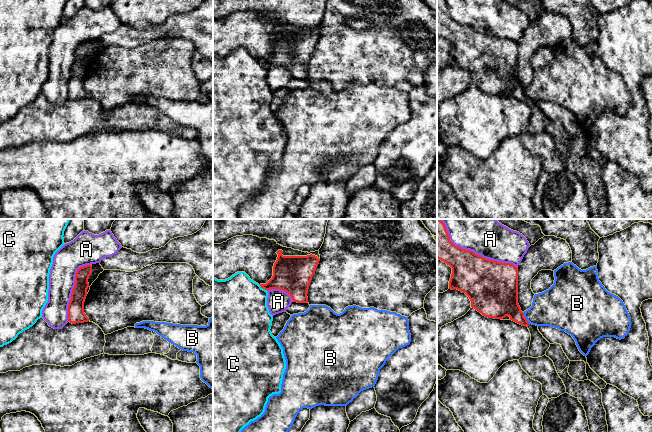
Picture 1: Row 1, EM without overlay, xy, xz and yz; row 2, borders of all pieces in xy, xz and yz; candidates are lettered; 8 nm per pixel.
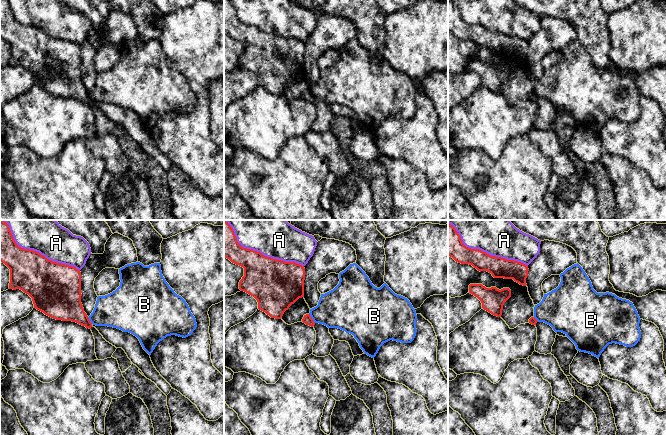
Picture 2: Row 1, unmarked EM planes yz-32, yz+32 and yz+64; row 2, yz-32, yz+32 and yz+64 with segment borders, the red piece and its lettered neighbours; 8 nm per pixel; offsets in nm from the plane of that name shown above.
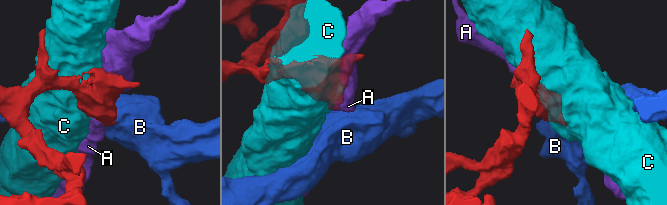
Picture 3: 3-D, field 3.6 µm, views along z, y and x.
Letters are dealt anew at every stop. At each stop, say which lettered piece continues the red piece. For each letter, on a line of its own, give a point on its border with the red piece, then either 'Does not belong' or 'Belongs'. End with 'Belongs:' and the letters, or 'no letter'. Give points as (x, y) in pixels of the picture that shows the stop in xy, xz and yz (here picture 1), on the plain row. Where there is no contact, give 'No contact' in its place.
A: Touches red at yz (474, 29). Does not belong
B: Touches red at yz (525, 94). Does not belong
C: Touches red at xz (263, 64). Does not belong
Belongs: no letter

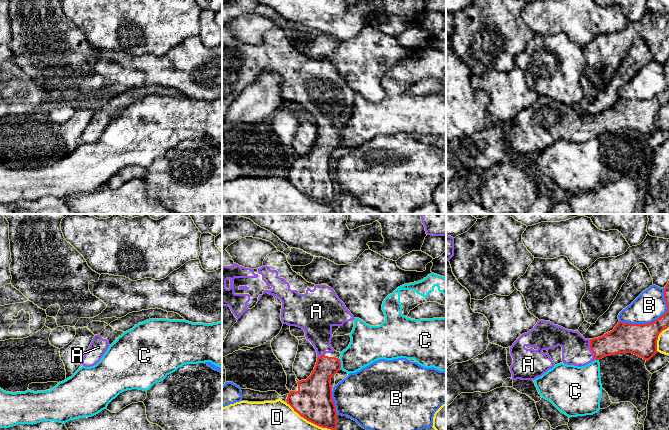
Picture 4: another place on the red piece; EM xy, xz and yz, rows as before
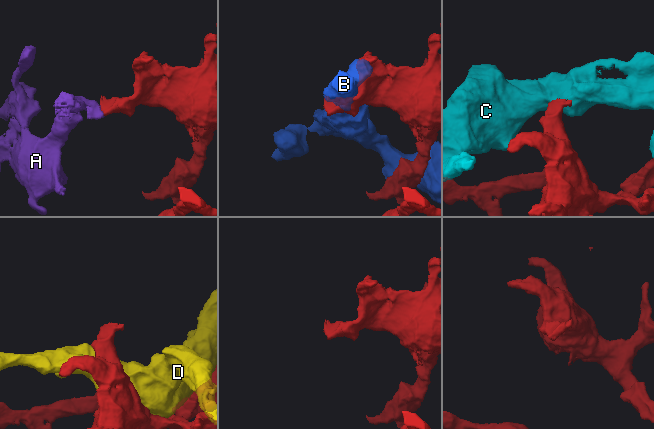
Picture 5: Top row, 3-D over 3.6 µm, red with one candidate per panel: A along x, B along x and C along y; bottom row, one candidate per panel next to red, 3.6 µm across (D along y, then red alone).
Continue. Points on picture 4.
A: Touches red at yz (590, 124). Belongs
B: Touches red at yz (654, 96). Does not belong
C: Touches red at xz (340, 140). Does not belong
D: Touches red at xz (311, 198). Does not belong
Belongs: A

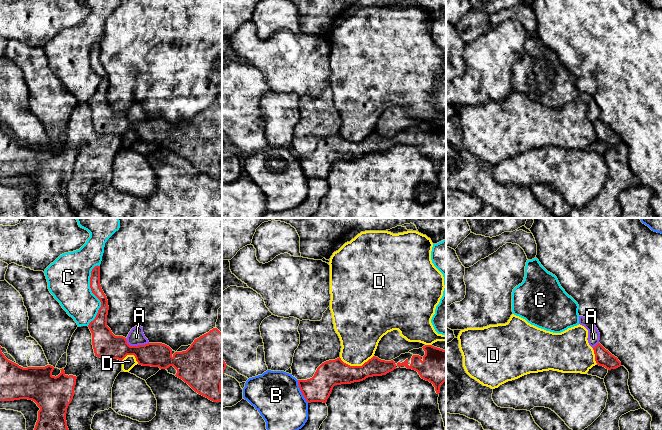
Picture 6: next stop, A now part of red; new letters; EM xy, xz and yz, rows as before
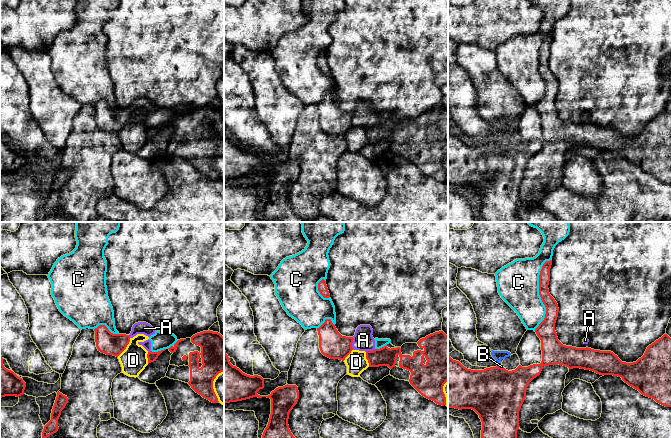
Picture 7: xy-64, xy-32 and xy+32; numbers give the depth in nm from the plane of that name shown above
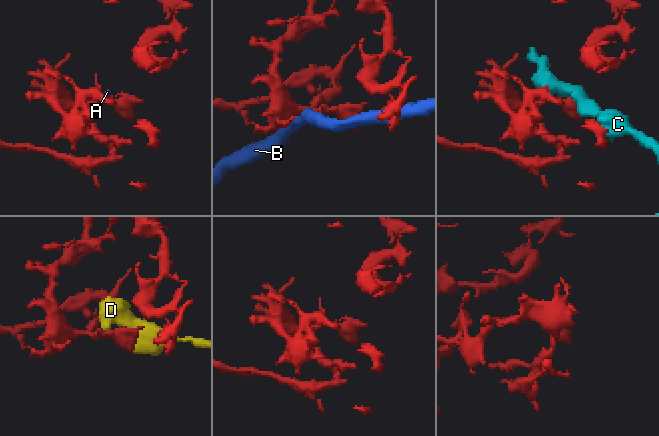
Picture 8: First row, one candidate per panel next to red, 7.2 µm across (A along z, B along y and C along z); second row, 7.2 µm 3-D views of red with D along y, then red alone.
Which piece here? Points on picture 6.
A: Touches red at xy (136, 122). Does not belong
B: Touches red at xz (301, 167). Does not belong
C: Touches red at xy (94, 70). Does not belong
D: Touches red at xz (356, 142). Does not belong
Belongs: no letter

